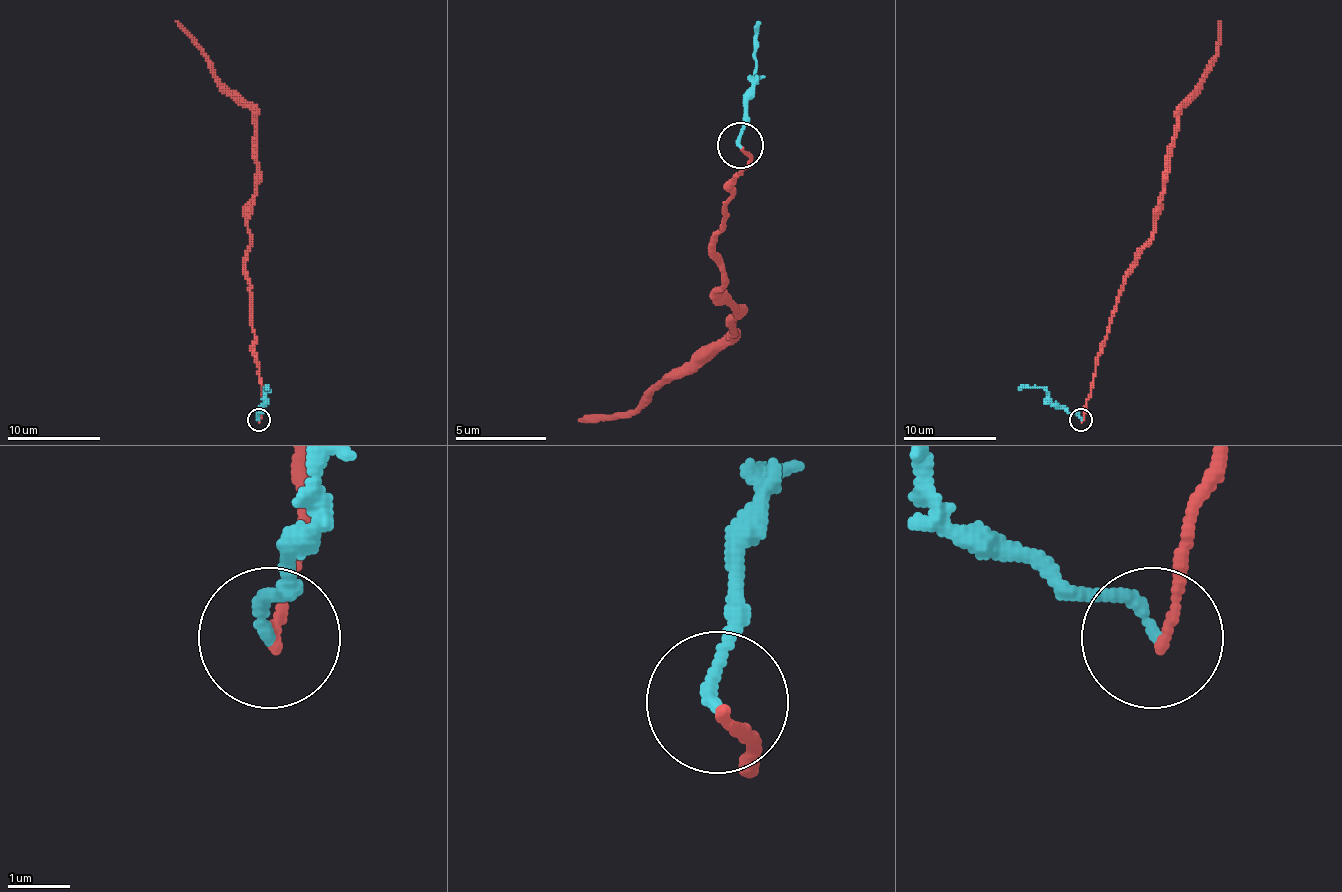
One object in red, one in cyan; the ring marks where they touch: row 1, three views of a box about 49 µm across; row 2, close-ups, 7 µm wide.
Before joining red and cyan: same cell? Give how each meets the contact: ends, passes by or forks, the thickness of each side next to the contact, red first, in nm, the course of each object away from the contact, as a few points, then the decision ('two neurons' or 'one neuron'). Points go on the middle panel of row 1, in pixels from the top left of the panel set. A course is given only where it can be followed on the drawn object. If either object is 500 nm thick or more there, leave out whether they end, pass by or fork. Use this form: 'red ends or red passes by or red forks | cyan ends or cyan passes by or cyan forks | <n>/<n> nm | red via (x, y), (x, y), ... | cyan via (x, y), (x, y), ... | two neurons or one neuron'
red ends | cyan ends | 150/200 nm | red via (741, 146), (750, 160), (732, 183), (714, 251), (737, 329), (700, 347), (636, 411), (577, 420) | cyan via (741, 146), (760, 23) | two neurons

